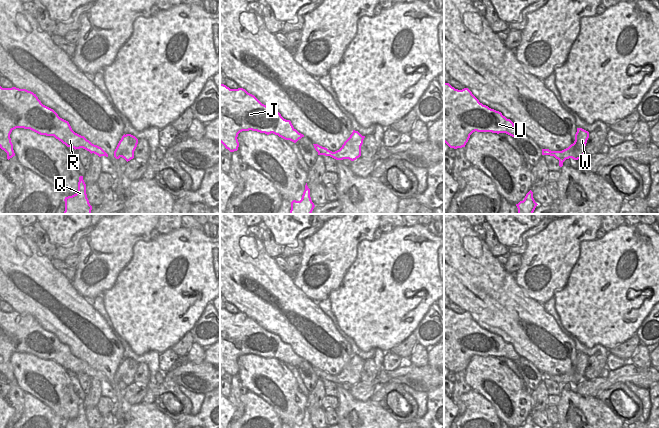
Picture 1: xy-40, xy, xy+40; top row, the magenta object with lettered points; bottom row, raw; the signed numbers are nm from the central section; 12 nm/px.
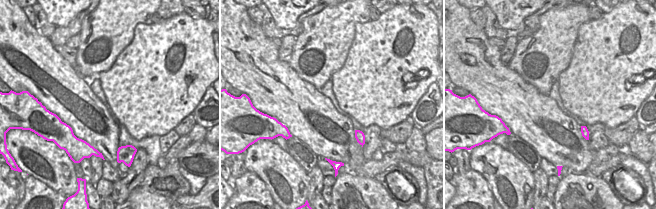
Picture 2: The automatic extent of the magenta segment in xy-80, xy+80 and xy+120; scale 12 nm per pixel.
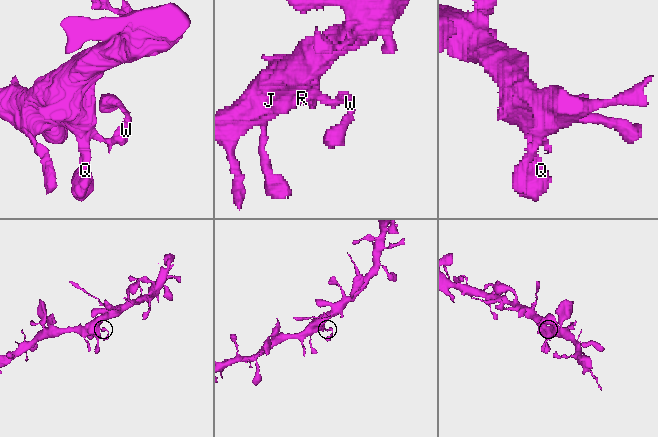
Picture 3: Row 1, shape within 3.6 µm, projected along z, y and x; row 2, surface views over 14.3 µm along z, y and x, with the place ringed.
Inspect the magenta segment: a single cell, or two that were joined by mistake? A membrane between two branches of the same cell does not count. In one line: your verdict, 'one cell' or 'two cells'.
one cell

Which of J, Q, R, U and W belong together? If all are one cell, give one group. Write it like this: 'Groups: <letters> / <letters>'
Groups: J Q R U W

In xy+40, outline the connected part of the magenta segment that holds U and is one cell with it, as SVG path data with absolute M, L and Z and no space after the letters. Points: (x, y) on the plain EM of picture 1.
M444 307L444 366L450 372L465 371L473 356L506 357L512 361L520 358L514 347L501 336L483 329L468 312L455 313Z

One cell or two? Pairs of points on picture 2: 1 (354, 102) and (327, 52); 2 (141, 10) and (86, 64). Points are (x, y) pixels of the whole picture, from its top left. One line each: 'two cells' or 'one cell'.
1: two cells
2: one cell

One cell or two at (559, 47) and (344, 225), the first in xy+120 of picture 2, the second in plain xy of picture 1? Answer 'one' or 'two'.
one

